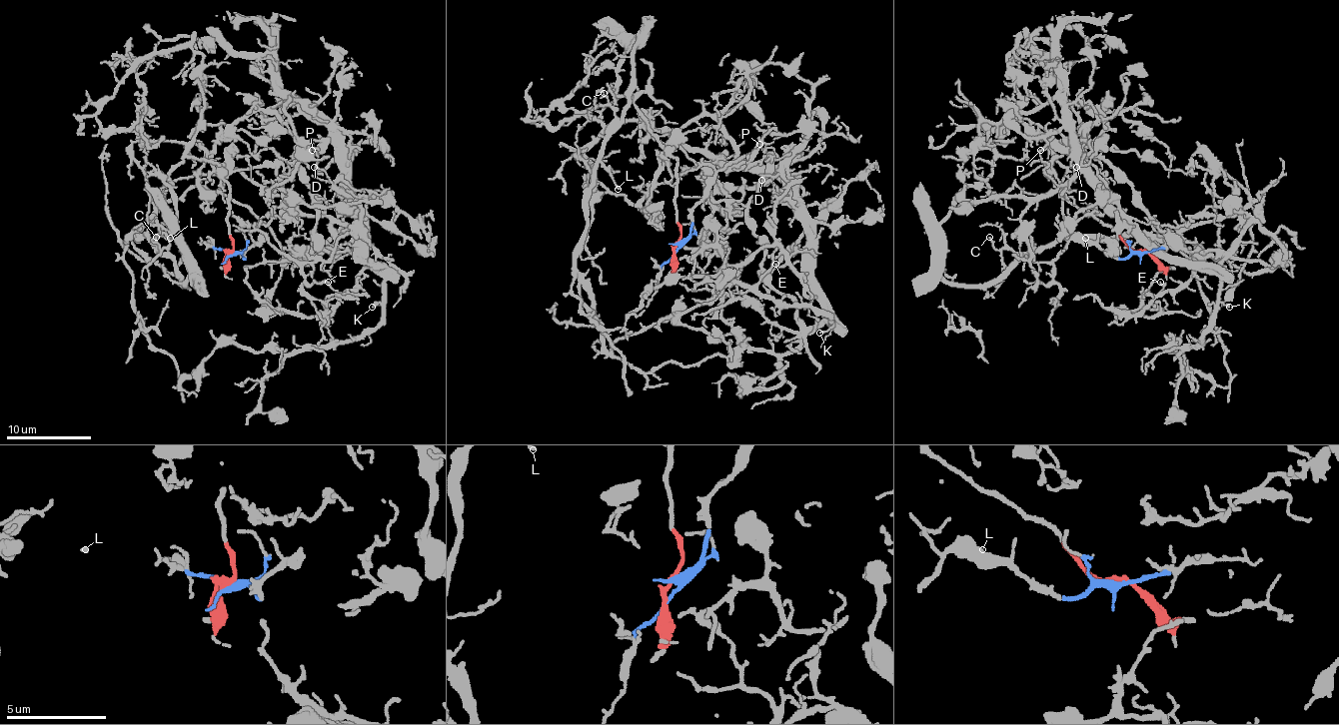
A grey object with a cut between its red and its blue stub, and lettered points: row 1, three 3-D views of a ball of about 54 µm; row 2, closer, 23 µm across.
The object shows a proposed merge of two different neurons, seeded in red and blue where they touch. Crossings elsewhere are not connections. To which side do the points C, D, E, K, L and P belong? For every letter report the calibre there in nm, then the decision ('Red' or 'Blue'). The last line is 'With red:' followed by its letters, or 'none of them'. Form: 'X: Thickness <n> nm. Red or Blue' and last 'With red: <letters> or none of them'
C: Thickness 120 nm. Red
D: Thickness 100 nm. Blue
E: Thickness 150 nm. Blue
K: Thickness 80 nm. Blue
L: Thickness 170 nm. Red
P: Thickness 80 nm. Blue
With red: C, L

